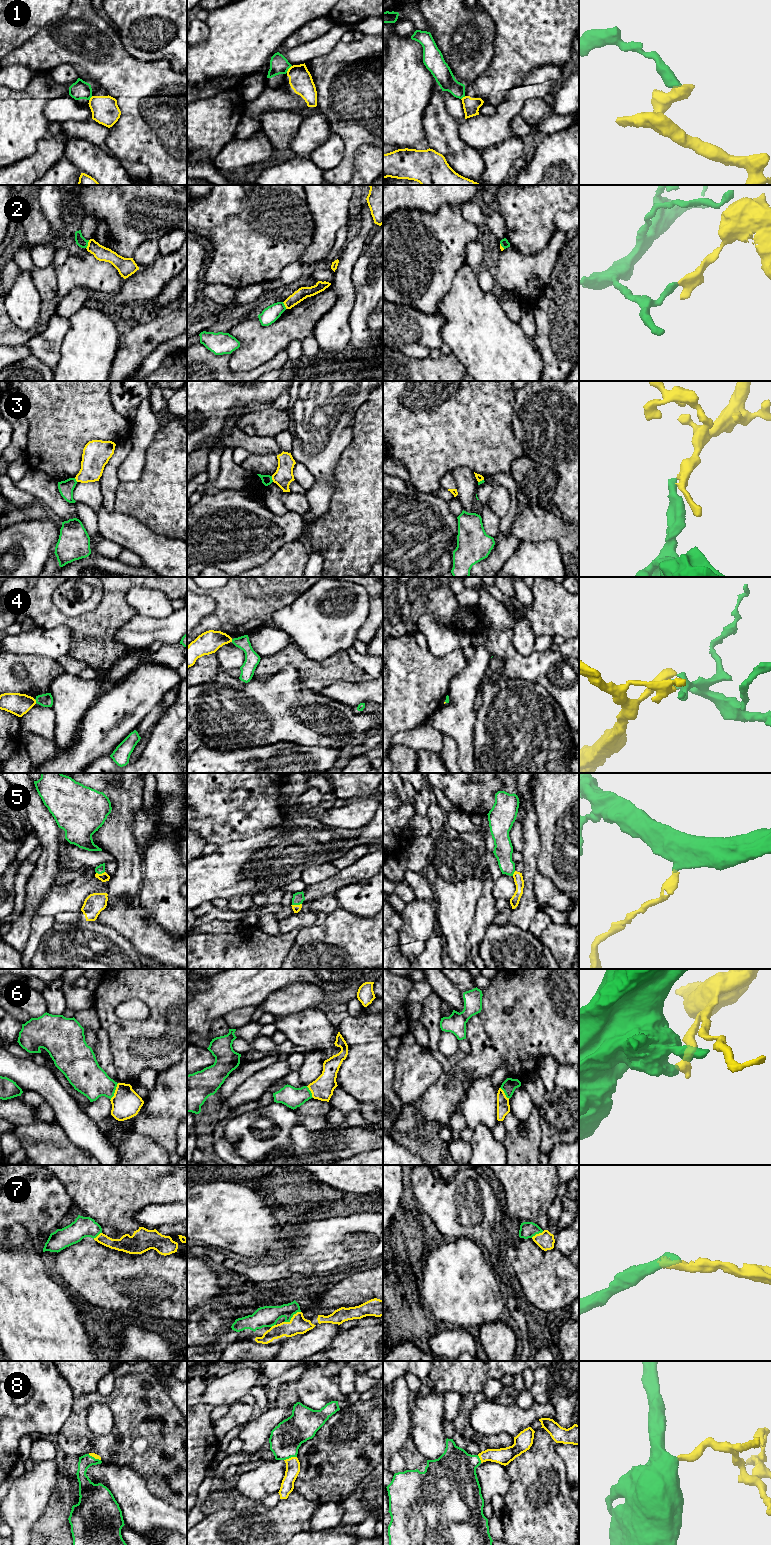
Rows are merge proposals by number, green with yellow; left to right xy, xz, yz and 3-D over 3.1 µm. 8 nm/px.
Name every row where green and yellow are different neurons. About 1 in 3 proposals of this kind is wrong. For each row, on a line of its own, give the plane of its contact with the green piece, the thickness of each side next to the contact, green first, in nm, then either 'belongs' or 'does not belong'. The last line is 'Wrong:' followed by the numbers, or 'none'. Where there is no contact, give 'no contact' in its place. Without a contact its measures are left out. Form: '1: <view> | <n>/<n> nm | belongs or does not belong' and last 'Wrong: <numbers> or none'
1: xz | 150/190 nm | does not belong
2: xy | 80/120 nm | does not belong
3: xz | 80/150 nm | does not belong
4: xy | 110/180 nm | does not belong
5: xz | 90/60 nm | belongs
6: xy | 280/240 nm | does not belong
7: xz | 170/150 nm | belongs
8: xz | 260/110 nm | belongs
Wrong: 1, 2, 3, 4, 6

